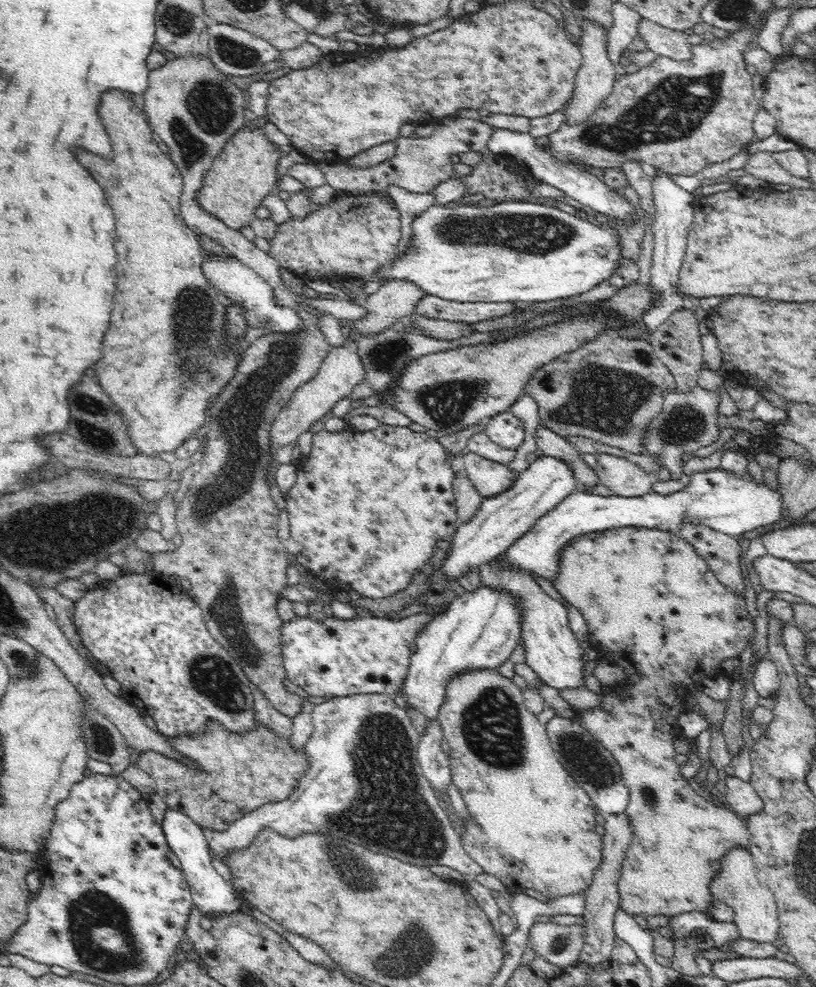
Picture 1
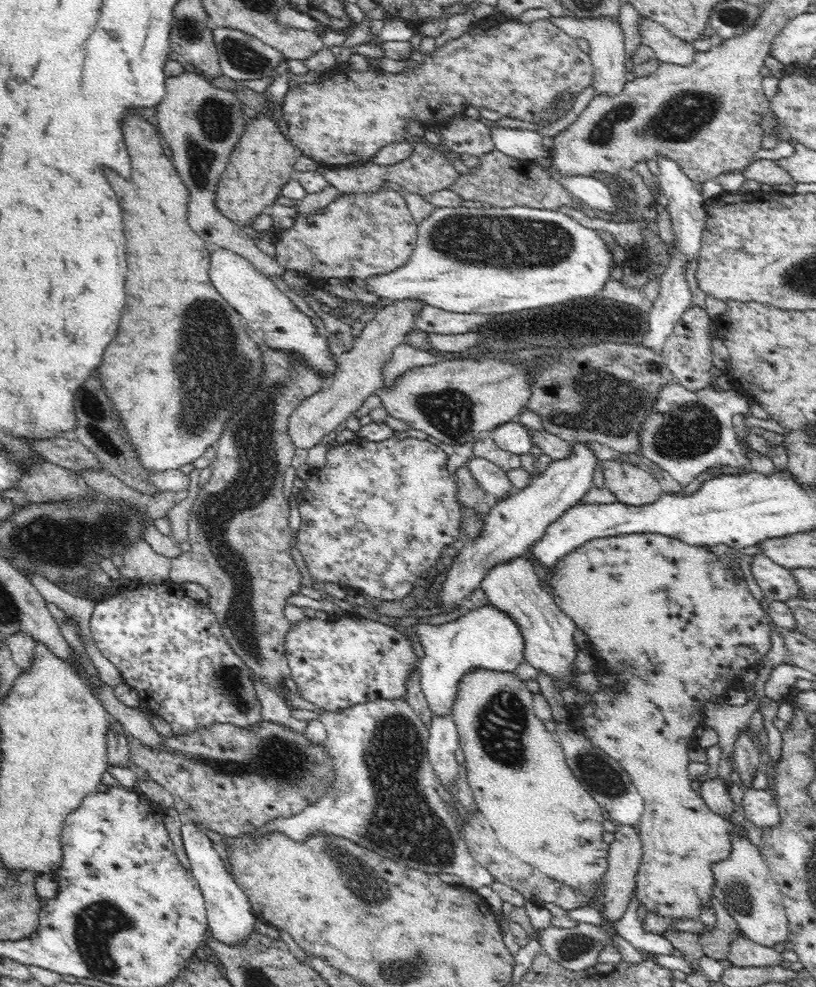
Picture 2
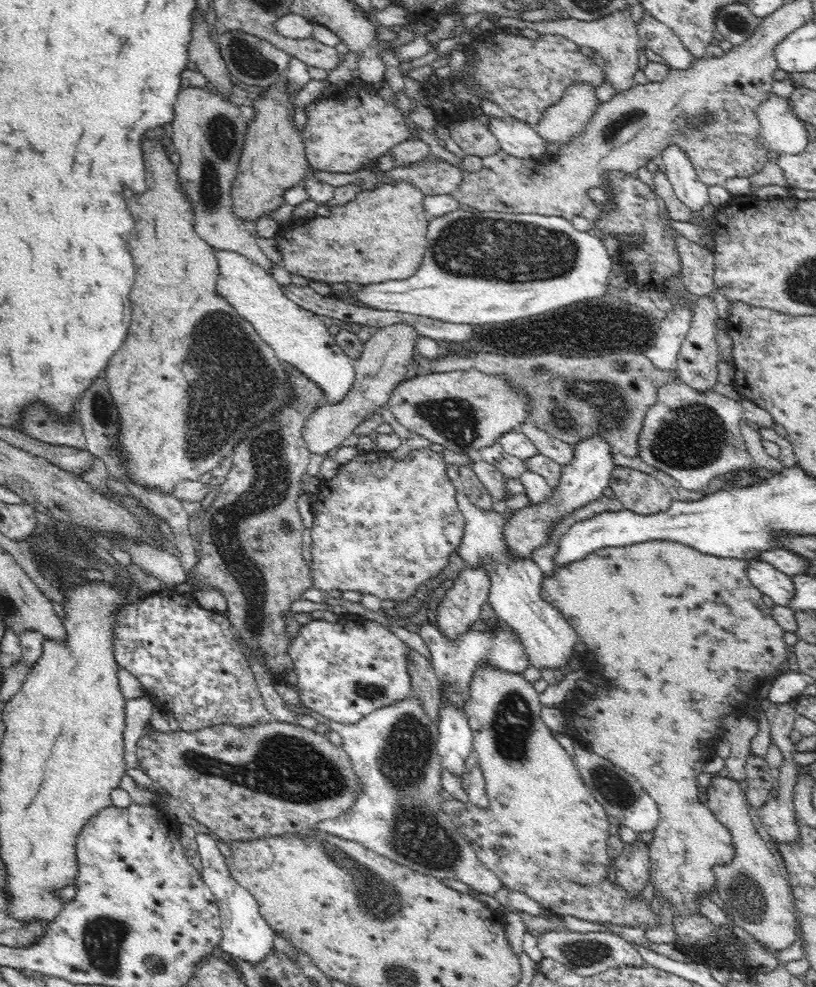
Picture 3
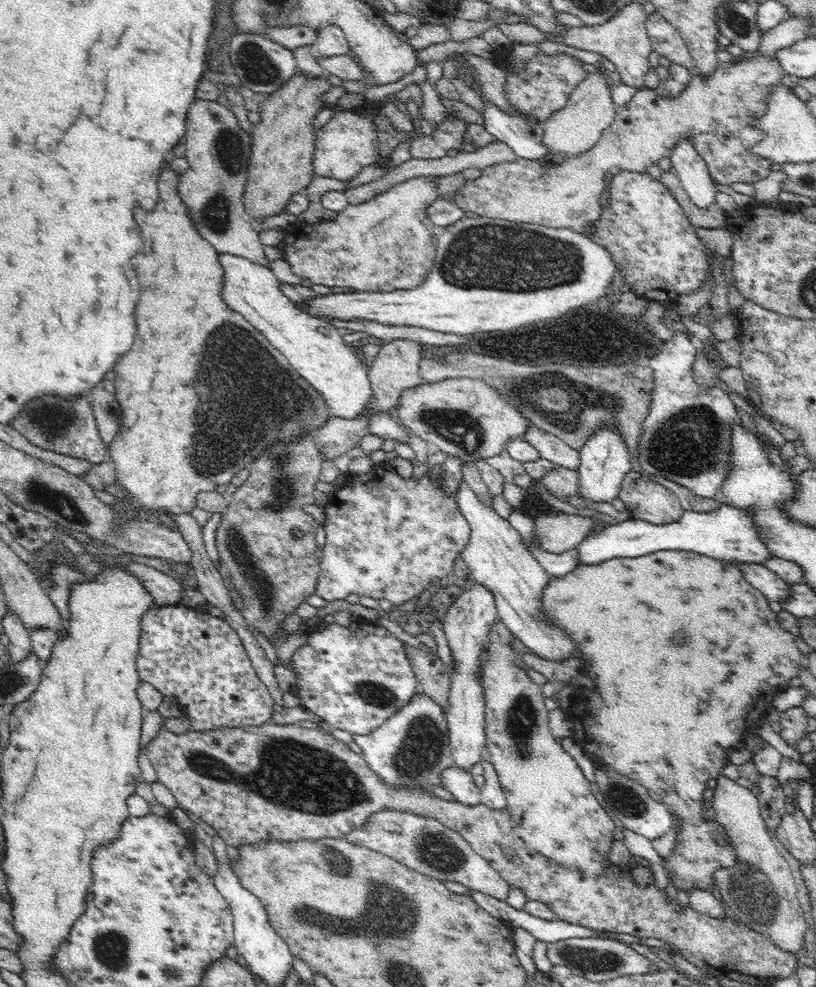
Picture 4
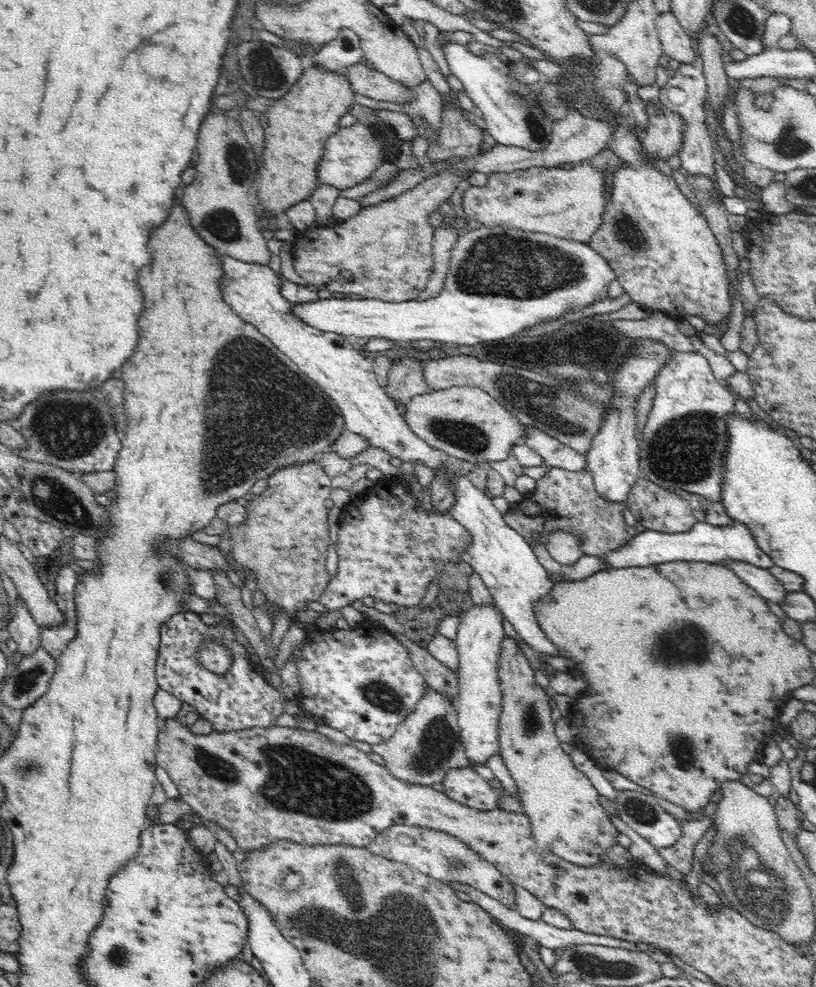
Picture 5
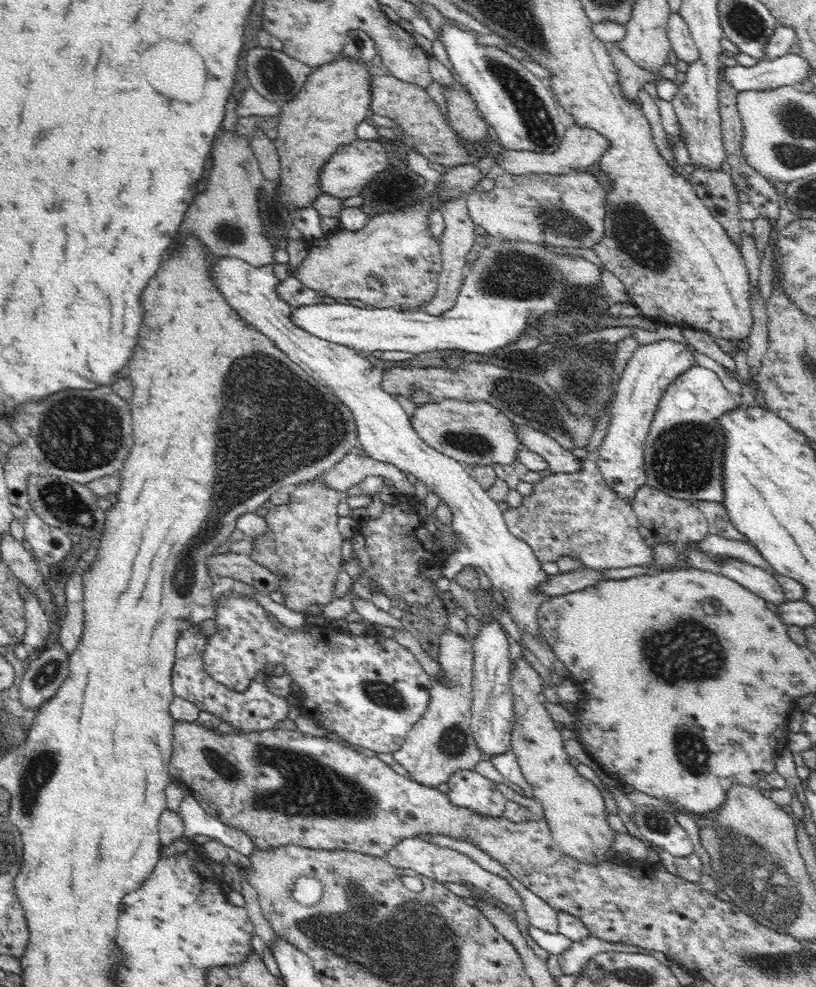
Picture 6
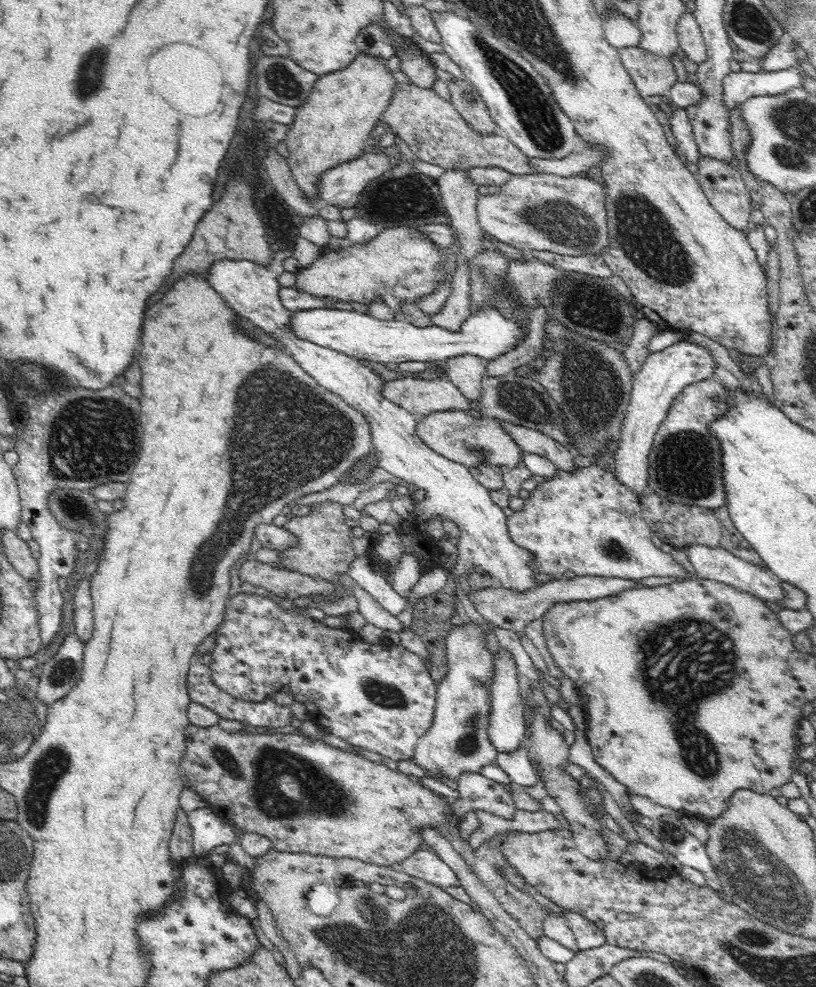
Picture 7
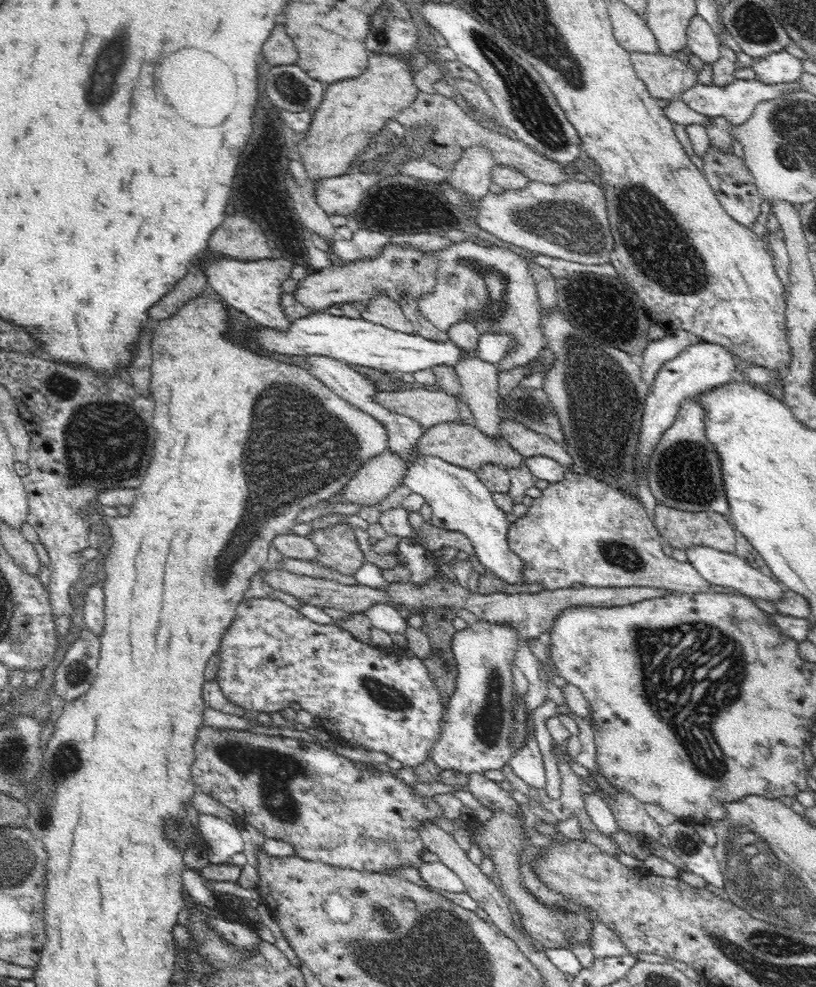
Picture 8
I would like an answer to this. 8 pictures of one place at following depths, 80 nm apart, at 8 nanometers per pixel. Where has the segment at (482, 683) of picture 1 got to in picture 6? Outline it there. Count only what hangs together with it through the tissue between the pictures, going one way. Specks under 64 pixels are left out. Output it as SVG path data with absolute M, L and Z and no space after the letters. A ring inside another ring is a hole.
M526 659L514 665L510 684L515 712L511 749L516 752L524 777L530 781L530 794L546 812L545 822L552 831L553 841L580 862L593 865L602 862L615 832L607 822L601 788L582 778L568 761L569 754L564 751L565 738L546 709L547 700L542 693L545 684Z

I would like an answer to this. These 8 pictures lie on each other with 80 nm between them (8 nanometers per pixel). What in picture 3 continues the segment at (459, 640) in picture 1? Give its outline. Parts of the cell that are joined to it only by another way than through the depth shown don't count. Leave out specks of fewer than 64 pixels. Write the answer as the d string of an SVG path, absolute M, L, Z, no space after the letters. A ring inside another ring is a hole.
M500 622L500 627L493 629L476 628L466 633L457 643L452 643L446 635L442 635L440 629L430 624L424 623L416 631L424 639L424 642L431 648L430 660L433 664L437 678L443 682L444 704L453 702L460 704L464 698L469 696L469 686L473 679L474 673L482 664L493 664L502 670L508 672L522 673L532 664L528 662L528 655L524 652L524 645L519 641L508 626Z

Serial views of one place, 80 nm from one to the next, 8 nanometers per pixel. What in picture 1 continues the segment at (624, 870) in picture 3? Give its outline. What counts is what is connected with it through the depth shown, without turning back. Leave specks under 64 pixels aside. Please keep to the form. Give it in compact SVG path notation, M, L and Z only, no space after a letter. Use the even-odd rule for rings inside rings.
M608 815L604 830L606 834L603 837L603 859L600 868L595 872L592 882L589 883L585 892L586 910L584 924L586 924L586 945L580 958L583 966L595 967L600 963L607 963L614 960L613 950L615 948L615 940L617 934L614 928L615 914L622 909L622 897L618 890L617 882L621 879L623 871L623 862L627 857L630 842L634 840L632 837L632 825L626 815Z

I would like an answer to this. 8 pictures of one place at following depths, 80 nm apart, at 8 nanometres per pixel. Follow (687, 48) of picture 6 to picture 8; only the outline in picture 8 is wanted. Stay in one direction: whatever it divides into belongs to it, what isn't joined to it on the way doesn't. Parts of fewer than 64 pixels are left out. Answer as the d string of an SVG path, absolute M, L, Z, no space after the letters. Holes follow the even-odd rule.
M696 15L687 26L687 46L690 52L706 63L719 59L722 44L712 26L700 15Z

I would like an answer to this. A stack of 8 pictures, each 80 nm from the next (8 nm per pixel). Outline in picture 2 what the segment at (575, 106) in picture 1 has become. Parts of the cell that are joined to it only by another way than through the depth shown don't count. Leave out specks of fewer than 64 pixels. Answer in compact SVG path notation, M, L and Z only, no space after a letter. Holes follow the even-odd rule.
M553 16L550 20L566 35L570 35L573 39L584 38L590 44L590 52L595 71L593 74L594 84L592 87L596 88L601 95L615 95L628 84L628 69L626 63L632 60L633 54L627 54L625 50L625 32L619 18L615 16L608 16L600 19L576 18L572 16L556 17Z

